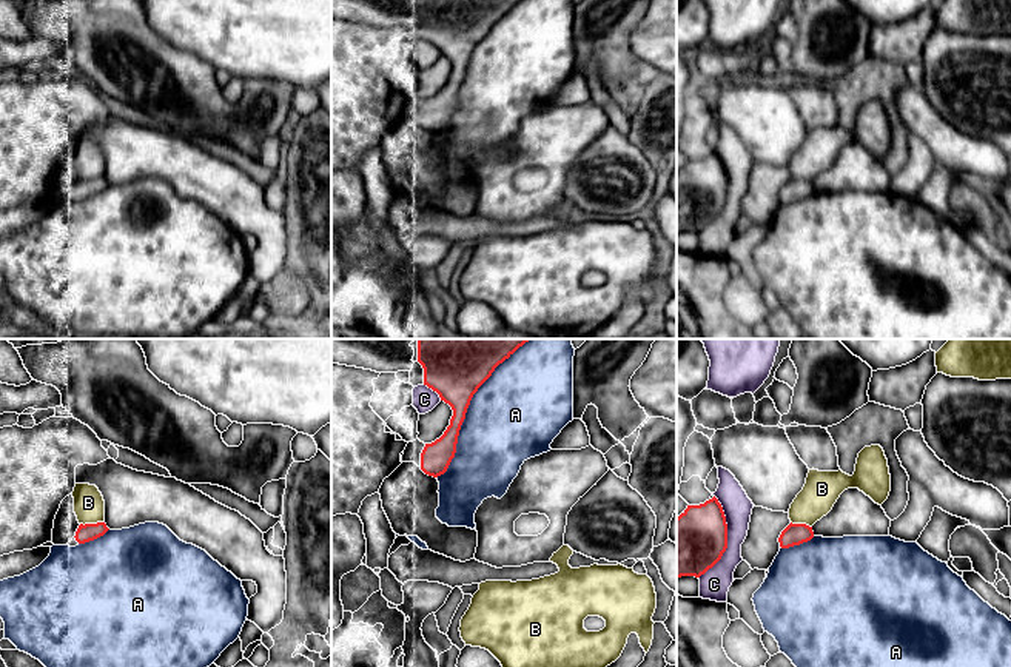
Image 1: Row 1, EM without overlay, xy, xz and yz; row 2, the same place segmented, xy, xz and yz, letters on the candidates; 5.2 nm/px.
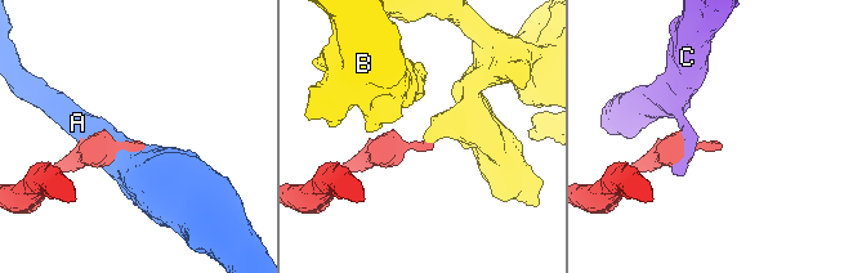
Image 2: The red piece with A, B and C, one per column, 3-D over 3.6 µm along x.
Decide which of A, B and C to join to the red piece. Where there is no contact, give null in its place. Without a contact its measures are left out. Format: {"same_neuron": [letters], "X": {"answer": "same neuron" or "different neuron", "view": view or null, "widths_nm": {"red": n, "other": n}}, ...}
{"same_neuron": [], "A": {"answer": "different neuron", "view": "xz", "widths_nm": {"red": 280, "other": 460}}, "B": {"answer": "different neuron", "view": "xy", "widths_nm": {"red": 90, "other": 160}}, "C": {"answer": "different neuron", "view": "yz", "widths_nm": {"red": 320, "other": 160}}}

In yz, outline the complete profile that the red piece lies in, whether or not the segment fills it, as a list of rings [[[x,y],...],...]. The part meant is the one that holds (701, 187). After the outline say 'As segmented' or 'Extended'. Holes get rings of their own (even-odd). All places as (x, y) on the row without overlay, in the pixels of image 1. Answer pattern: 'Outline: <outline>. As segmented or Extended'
Outline: [[[714,151],[700,160],[687,160],[677,173],[677,233],[700,233],[727,203],[727,179]]]. As segmented

